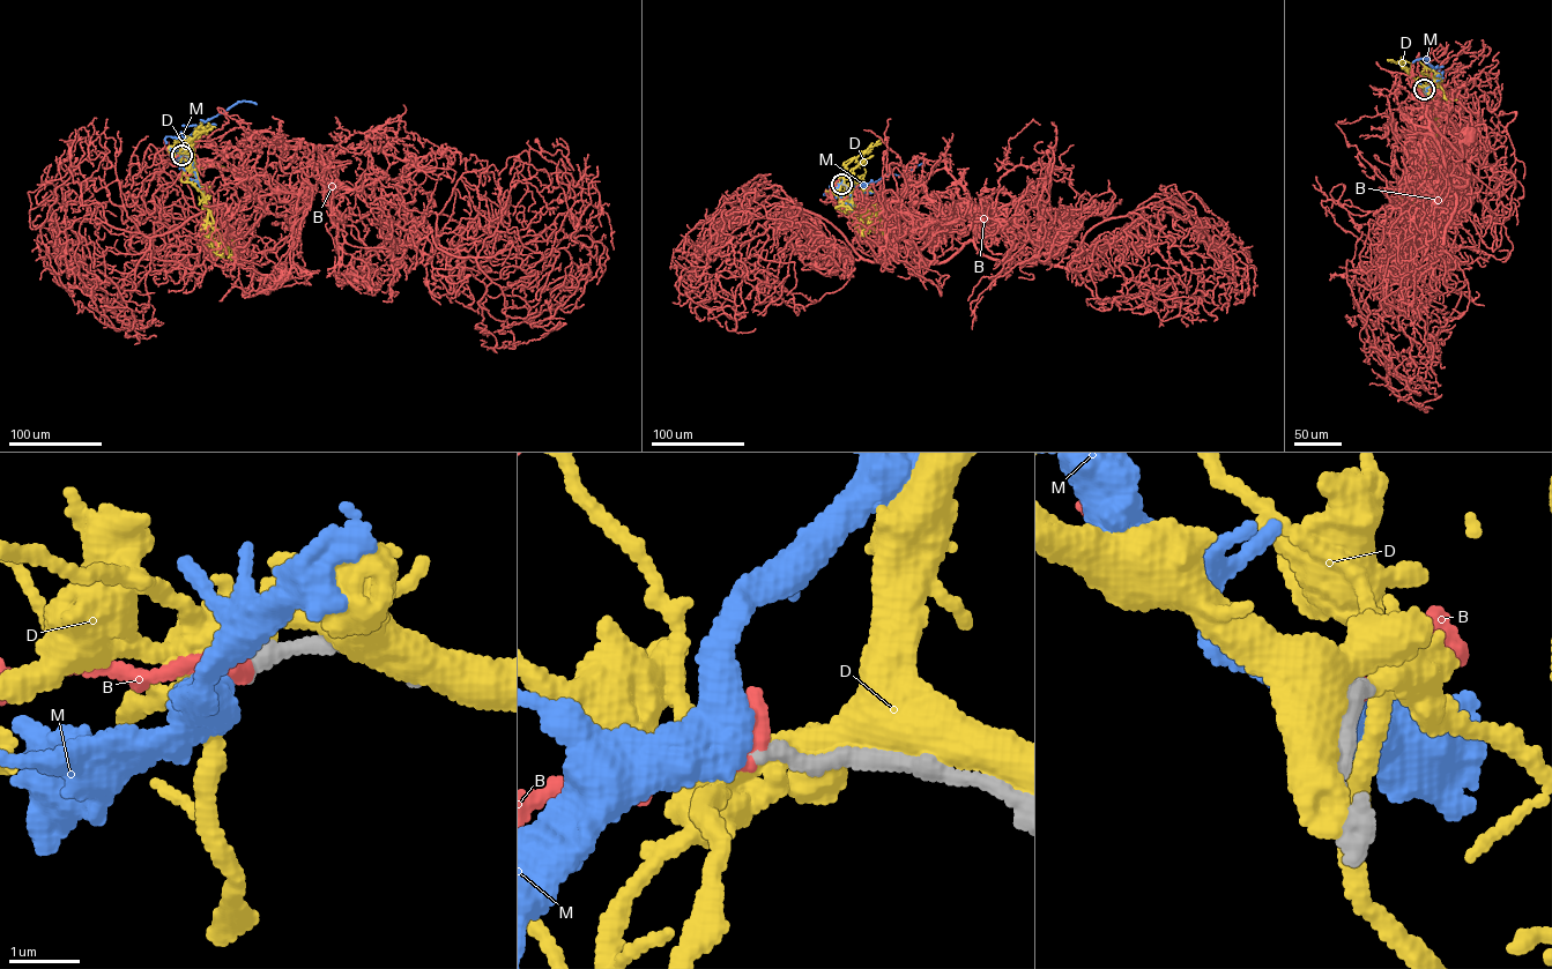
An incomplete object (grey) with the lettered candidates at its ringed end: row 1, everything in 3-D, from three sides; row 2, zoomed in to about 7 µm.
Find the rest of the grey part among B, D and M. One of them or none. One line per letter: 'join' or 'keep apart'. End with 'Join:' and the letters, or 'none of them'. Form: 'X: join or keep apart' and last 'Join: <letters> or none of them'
B: join
D: keep apart
M: keep apart
Join: B

